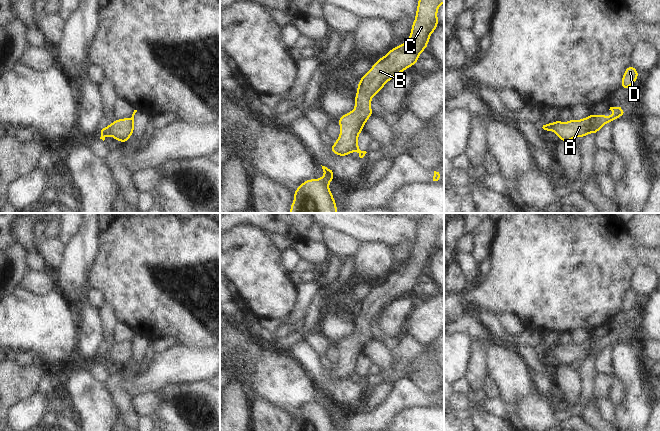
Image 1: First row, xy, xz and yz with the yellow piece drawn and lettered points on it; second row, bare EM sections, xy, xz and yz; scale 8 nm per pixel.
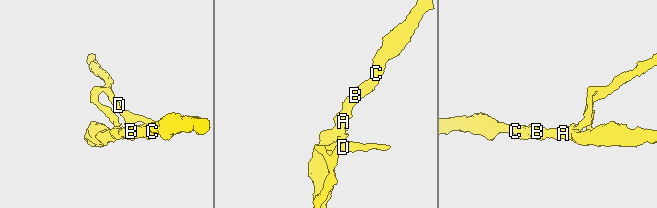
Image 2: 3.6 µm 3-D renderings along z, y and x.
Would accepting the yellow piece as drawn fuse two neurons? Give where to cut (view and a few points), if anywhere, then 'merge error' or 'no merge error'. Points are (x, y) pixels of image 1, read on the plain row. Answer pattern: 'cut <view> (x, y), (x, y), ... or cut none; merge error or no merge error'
cut yz (592, 339), (594, 347), (591, 354), (596, 357); merge error

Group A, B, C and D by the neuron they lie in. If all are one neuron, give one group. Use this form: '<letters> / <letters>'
A B C / D

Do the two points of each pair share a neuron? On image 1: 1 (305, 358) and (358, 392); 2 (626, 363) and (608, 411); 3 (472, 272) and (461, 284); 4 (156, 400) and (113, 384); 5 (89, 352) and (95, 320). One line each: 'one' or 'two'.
1: one
2: two
3: two
4: two
5: one

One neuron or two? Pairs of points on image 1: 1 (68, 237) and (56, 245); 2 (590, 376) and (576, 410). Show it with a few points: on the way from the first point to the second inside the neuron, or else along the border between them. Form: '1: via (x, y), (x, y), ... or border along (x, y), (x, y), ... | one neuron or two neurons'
1: border along (59, 237), (66, 245) | two neurons
2: via (588, 384), (587, 393), (582, 402) | one neuron

